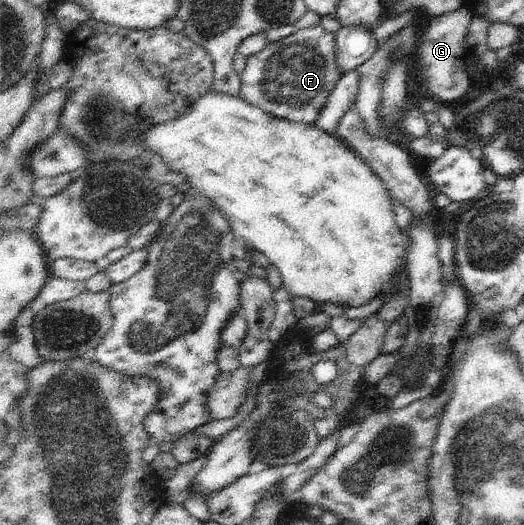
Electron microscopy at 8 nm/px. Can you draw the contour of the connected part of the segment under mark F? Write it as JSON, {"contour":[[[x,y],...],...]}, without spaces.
{"contour":[[[322,24],[302,29],[248,58],[241,76],[241,97],[254,106],[266,109],[276,118],[314,123],[343,79],[338,60],[337,34],[328,32]]]}

